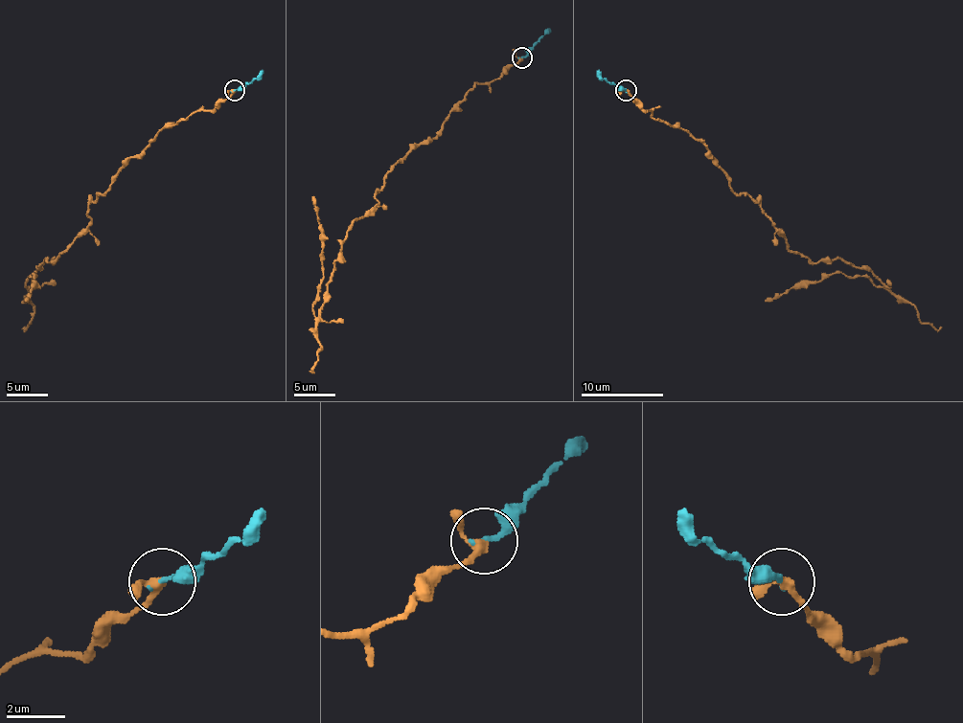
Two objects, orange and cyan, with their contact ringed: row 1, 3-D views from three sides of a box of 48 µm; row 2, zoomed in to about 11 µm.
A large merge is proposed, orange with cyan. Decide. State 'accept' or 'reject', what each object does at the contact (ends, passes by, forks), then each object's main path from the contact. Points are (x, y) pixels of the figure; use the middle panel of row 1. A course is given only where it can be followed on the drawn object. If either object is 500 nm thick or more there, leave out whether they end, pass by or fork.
accept; orange passes by; cyan ends; course orange (522, 57), (479, 82), (442, 130), (390, 169), (378, 202), (340, 243), (315, 316), (322, 231), (311, 196); course cyan (522, 57), (551, 31)

